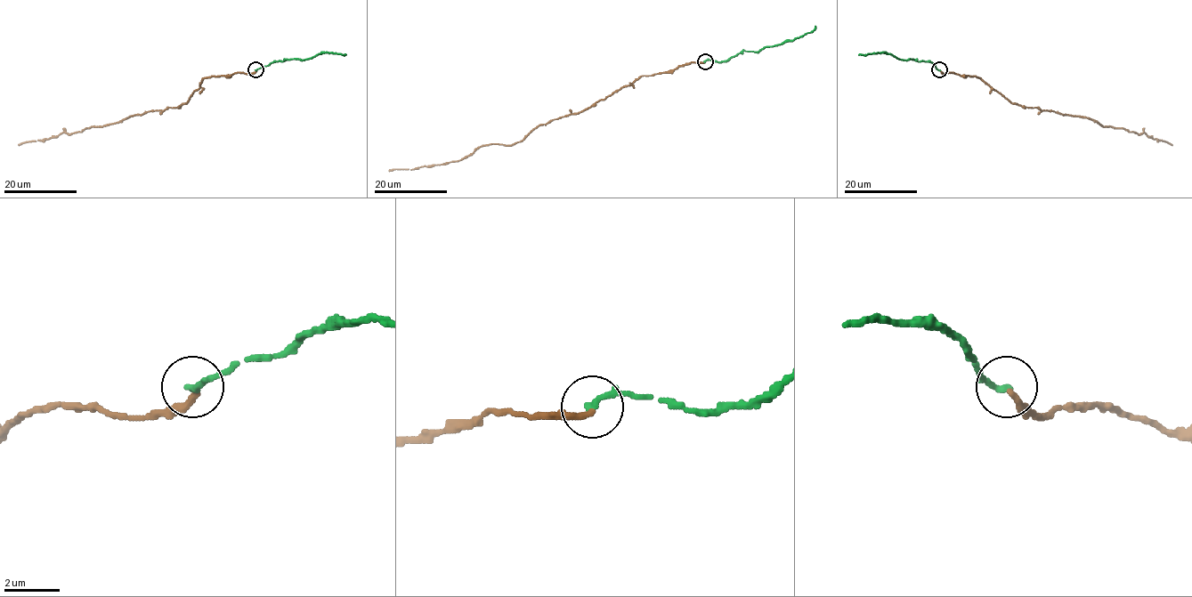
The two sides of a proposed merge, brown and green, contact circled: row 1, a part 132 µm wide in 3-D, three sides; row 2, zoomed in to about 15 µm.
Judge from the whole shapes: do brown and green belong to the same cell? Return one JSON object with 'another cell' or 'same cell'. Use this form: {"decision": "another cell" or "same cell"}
{"decision": "same cell"}

